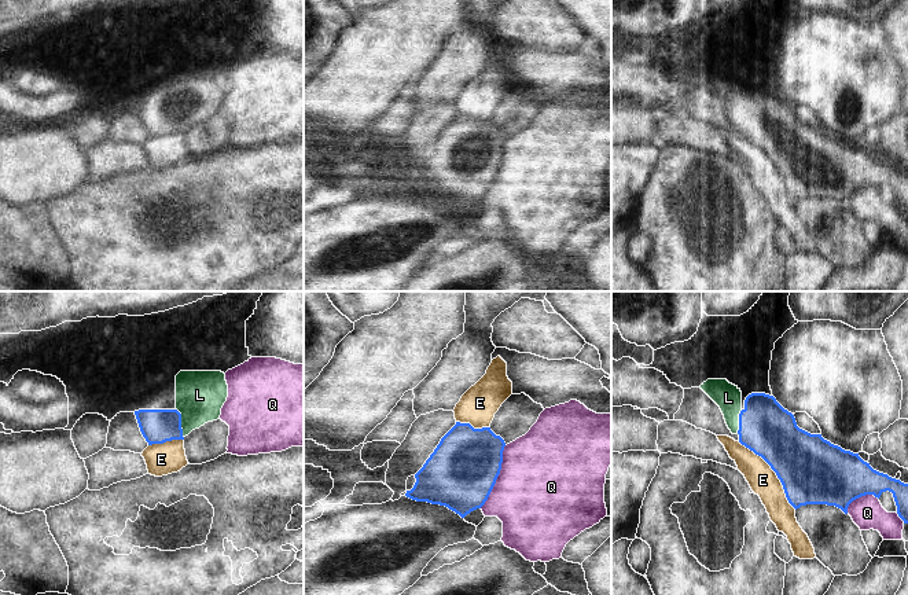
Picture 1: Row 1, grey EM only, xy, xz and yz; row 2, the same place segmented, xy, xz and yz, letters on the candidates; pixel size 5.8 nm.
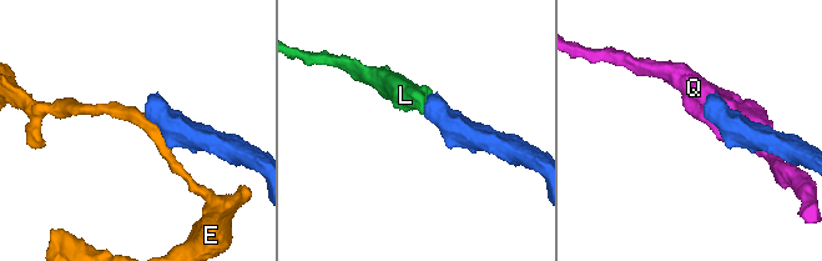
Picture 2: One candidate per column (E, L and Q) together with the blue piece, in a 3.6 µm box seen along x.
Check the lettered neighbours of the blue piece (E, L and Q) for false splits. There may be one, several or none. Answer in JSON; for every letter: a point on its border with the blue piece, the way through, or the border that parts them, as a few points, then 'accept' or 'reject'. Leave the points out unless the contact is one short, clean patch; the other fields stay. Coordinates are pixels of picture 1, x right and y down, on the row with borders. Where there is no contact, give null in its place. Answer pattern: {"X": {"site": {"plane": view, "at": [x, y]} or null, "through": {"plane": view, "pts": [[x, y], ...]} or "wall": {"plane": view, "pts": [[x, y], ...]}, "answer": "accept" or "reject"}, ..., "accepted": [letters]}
{"E": {"site": {"plane": "yz", "at": [774, 470]}, "answer": "reject"}, "L": {"site": {"plane": "xy", "at": [180, 423]}, "through": {"plane": "xy", "pts": [[157, 426], [180, 423], [193, 411], [199, 395]]}, "answer": "accept"}, "Q": {"site": {"plane": "xz", "at": [497, 476]}, "answer": "reject"}, "accepted": ["L"]}

